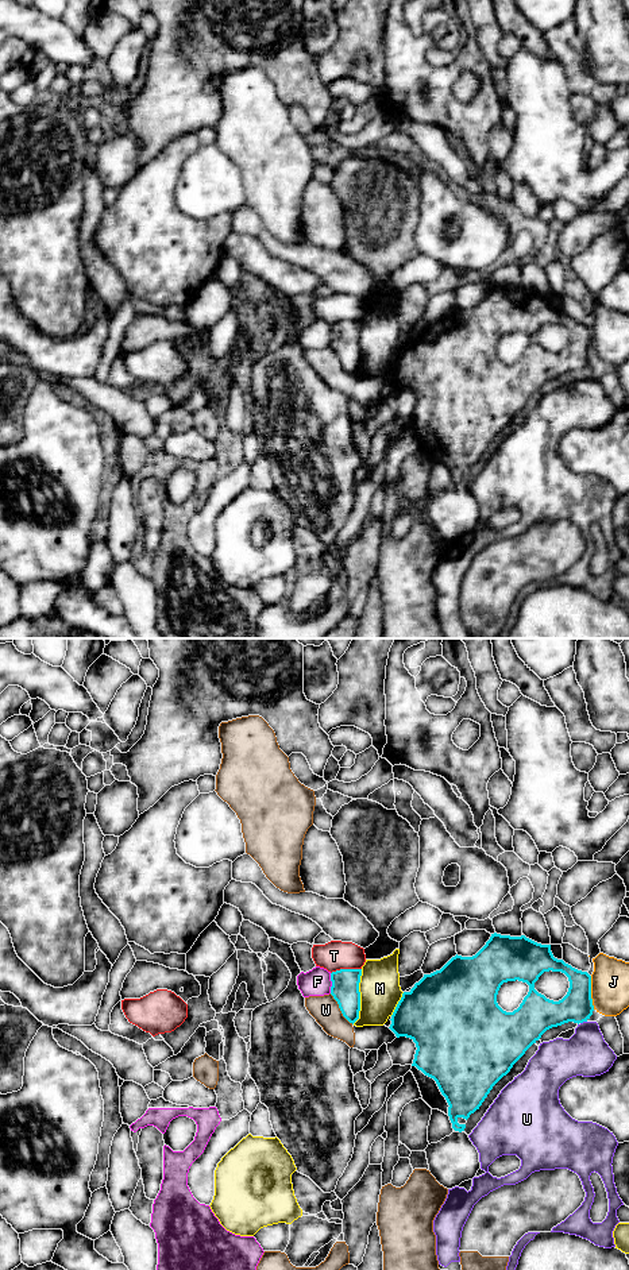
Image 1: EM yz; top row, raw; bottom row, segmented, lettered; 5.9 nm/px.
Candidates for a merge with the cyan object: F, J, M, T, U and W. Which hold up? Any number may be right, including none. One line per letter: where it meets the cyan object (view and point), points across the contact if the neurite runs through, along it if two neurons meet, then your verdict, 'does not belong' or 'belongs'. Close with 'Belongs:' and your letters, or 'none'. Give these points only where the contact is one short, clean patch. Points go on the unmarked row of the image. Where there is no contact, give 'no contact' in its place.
F: yz (332, 335) | does not belong
J: yz (590, 344) | does not belong
M: yz (359, 348) | along yz (362, 321), (359, 332), (359, 369), (352, 375) | does not belong
T: yz (346, 321) | along yz (361, 320), (340, 320), (331, 325) | does not belong
U: yz (583, 373) | does not belong
W: yz (340, 362) | does not belong
Belongs: none

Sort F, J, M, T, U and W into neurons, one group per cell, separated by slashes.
F / J / M / T / U / W

